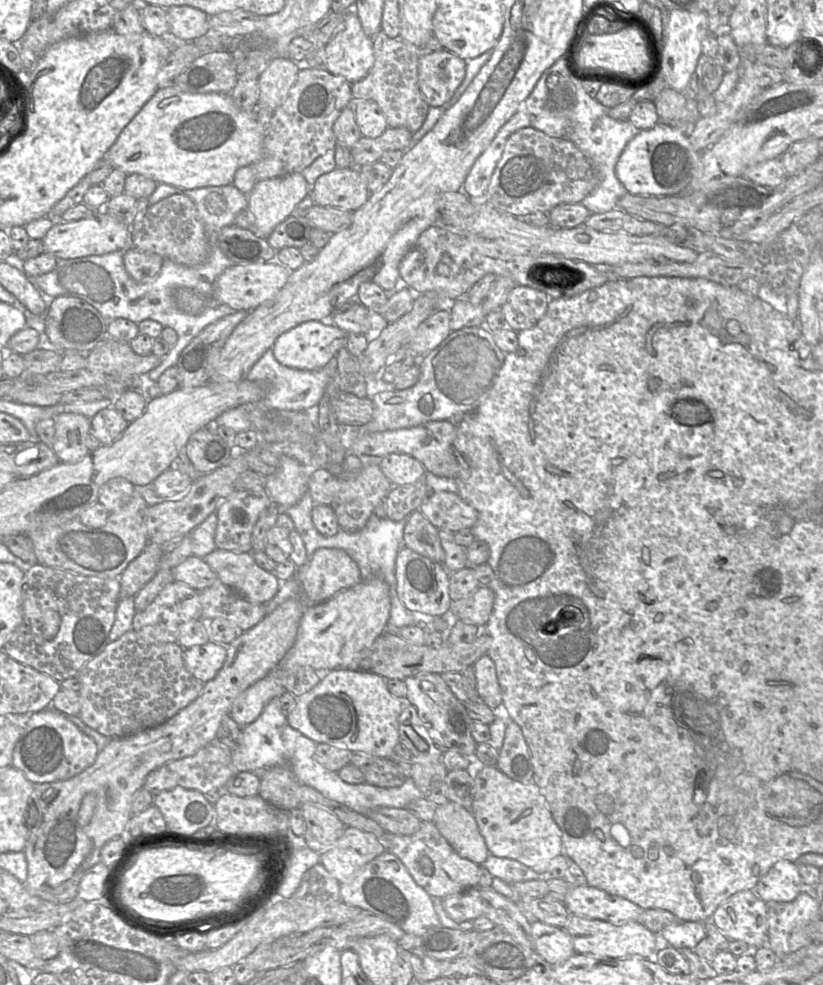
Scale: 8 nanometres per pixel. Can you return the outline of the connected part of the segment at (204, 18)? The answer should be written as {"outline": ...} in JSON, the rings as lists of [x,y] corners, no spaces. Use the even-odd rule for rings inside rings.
{"outline":[[[191,6],[168,8],[170,34],[185,41],[194,41],[210,31],[209,15]]]}

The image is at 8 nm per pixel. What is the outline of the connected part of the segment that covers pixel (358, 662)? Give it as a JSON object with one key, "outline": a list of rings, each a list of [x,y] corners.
{"outline":[[[481,628],[477,638],[466,647],[451,647],[448,643],[445,643],[439,649],[429,648],[424,645],[412,645],[395,634],[384,632],[370,647],[359,652],[346,669],[375,673],[386,680],[402,681],[408,677],[424,673],[439,675],[449,672],[461,673],[467,666],[473,666],[480,657],[486,655],[490,644],[491,638],[485,632],[485,628]]]}

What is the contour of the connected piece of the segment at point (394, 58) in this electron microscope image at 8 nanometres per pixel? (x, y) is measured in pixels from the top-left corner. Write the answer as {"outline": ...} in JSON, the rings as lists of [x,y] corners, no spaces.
{"outline":[[[380,31],[371,36],[374,65],[361,80],[351,83],[354,99],[367,99],[377,103],[389,127],[403,127],[412,133],[424,123],[430,106],[425,101],[418,84],[420,48],[400,38],[391,38]]]}

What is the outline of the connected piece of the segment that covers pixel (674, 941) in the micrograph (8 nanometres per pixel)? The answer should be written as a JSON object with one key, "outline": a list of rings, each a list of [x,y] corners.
{"outline":[[[681,922],[674,926],[665,928],[660,935],[660,948],[669,945],[672,948],[681,950],[688,948],[694,950],[700,941],[706,937],[706,923]]]}

